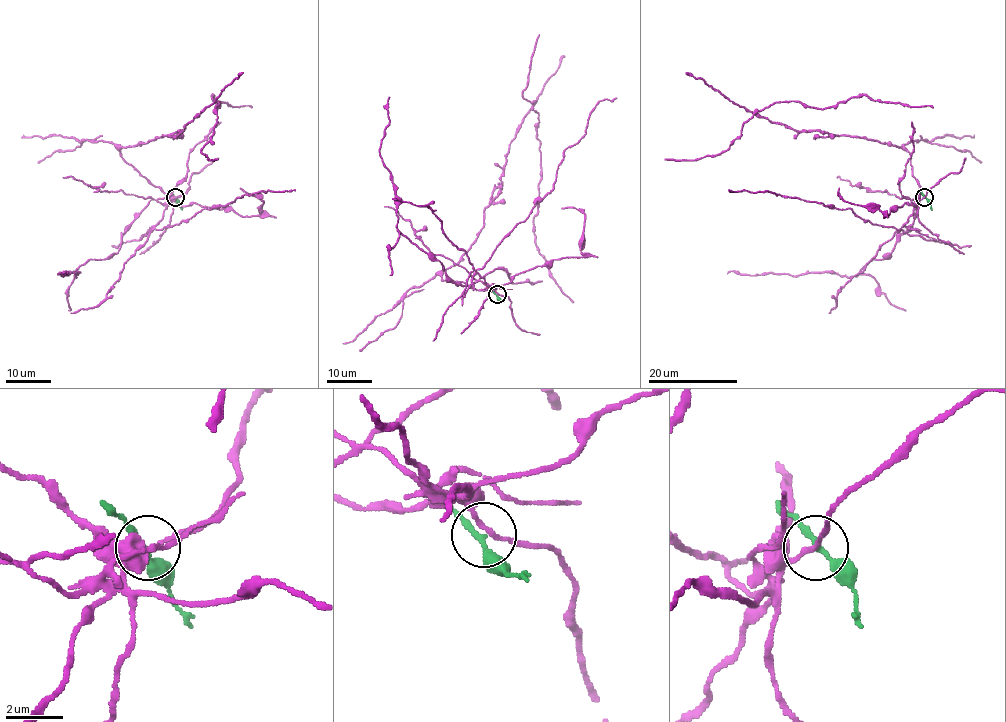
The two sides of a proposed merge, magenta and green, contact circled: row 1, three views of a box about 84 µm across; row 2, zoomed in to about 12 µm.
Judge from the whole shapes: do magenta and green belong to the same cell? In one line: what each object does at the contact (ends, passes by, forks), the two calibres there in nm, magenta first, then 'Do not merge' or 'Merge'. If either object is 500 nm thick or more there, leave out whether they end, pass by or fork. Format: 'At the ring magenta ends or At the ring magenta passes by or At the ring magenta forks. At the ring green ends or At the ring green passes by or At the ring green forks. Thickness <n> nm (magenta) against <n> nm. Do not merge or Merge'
At the ring magenta passes by. At the ring green passes by. Thickness 150 nm (magenta) against 190 nm. Do not merge

